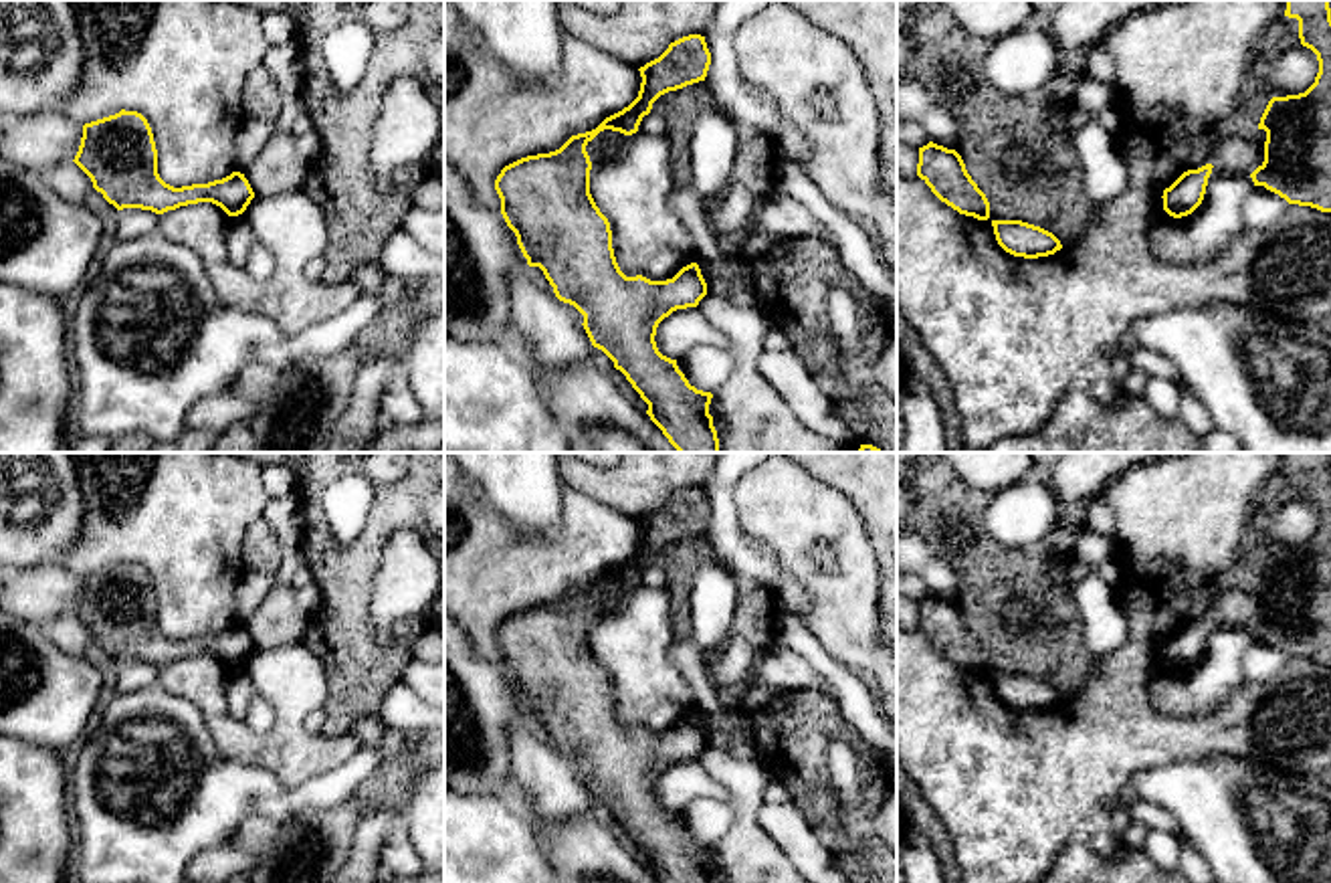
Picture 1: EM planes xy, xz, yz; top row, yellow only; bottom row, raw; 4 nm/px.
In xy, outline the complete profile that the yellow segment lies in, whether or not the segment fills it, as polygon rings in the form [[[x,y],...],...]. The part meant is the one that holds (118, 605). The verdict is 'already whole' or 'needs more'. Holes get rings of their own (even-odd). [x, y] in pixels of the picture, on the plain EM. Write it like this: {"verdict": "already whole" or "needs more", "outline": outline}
{"verdict": "already whole", "outline": [[[121,562],[115,568],[85,576],[73,614],[117,663],[141,661],[164,667],[180,659],[212,655],[228,669],[238,669],[254,651],[240,624],[208,636],[182,641],[166,636],[158,626],[151,580],[137,564]]]}

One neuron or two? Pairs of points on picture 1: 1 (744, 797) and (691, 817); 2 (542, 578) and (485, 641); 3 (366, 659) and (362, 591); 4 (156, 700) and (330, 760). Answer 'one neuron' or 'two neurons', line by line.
1: two neurons
2: one neuron
3: one neuron
4: two neurons

